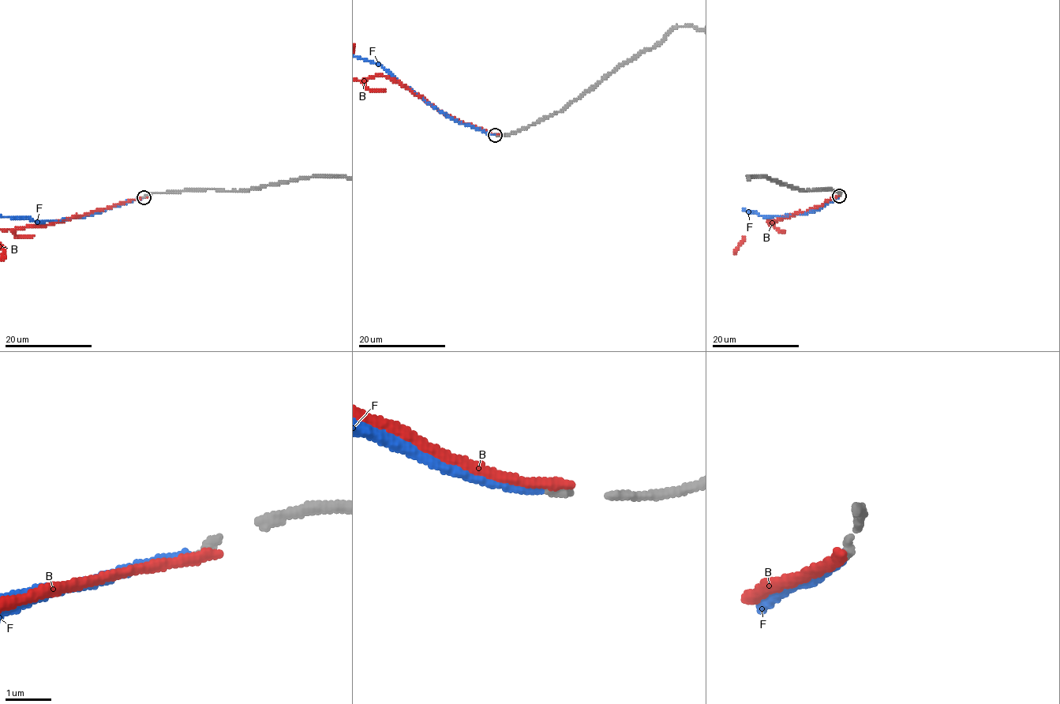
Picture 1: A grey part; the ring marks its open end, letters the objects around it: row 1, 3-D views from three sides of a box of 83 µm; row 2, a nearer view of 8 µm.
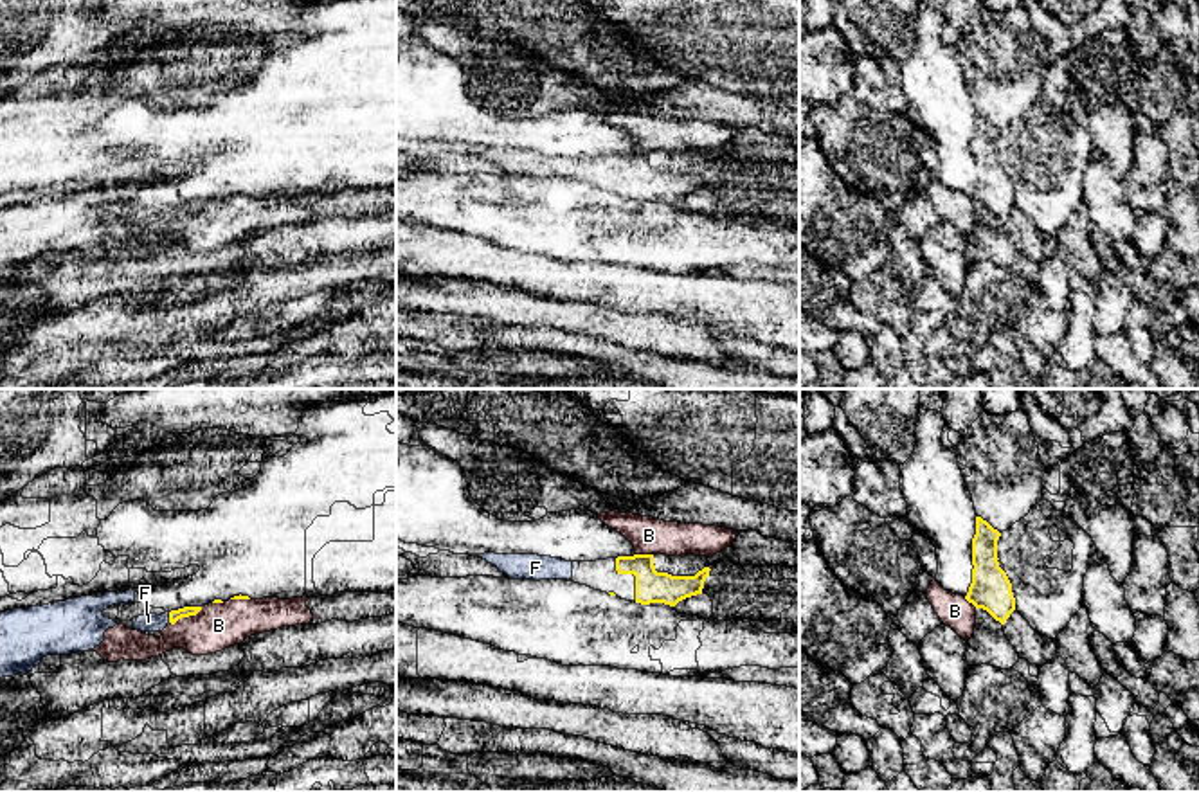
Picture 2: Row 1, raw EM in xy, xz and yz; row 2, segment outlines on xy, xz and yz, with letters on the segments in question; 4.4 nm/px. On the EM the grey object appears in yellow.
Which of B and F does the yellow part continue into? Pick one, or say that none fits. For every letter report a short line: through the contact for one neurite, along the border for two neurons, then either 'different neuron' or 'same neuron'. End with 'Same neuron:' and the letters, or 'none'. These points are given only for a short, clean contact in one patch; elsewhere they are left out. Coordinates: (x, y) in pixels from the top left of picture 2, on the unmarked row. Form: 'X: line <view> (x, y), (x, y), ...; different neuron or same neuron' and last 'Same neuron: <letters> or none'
B: line xy (202, 204), (195, 211), (170, 220); different neuron
F: same neuron
Same neuron: F

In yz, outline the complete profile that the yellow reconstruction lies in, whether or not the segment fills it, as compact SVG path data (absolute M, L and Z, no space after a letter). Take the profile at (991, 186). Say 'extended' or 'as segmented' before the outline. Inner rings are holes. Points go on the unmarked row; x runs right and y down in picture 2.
as segmented; M976 113L976 131L972 135L972 180L965 196L976 205L987 207L996 218L1005 221L1015 207L1015 194L1006 169L999 164L997 137L1001 130L987 117Z

